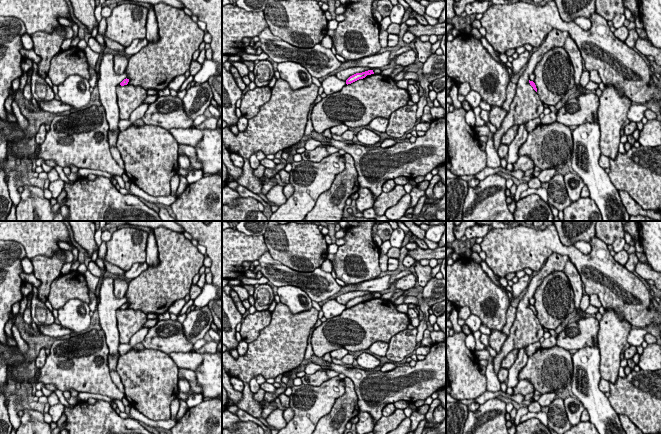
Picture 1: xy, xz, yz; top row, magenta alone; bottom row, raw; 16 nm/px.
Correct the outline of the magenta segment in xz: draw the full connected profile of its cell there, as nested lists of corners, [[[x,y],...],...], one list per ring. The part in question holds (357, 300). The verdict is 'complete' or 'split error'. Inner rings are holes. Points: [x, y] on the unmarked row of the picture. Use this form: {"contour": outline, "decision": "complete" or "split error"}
{"contour": [[[368,294],[368,295],[365,295],[365,296],[362,296],[362,297],[356,297],[352,300],[350,300],[347,304],[346,304],[346,308],[351,308],[359,303],[363,303],[365,302],[367,299],[371,299],[371,298],[374,298],[373,294]]], "decision": "complete"}

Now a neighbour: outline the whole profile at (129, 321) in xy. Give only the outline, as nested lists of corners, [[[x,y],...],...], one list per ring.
[[[120,308],[116,311],[117,327],[121,344],[129,344],[131,337],[146,323],[147,314],[140,310]]]

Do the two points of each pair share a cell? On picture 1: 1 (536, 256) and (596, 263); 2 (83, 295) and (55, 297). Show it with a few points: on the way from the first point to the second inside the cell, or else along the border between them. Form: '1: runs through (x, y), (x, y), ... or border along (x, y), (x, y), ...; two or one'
1: runs through (551, 249), (568, 250), (581, 261); one
2: runs through (76, 293), (62, 293); one

